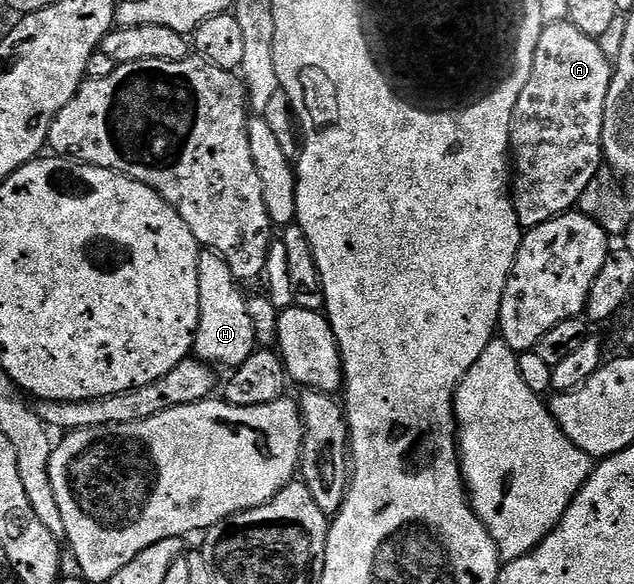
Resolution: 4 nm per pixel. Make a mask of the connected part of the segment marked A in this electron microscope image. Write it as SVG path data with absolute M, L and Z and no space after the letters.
M570 22L547 23L538 37L538 49L534 49L534 65L530 69L530 81L514 105L510 155L514 160L514 178L510 183L512 204L521 228L537 227L559 215L565 215L579 204L582 193L601 174L604 163L602 145L602 121L606 113L606 93L610 93L610 81L614 63L603 52L599 39L592 39L578 25Z

